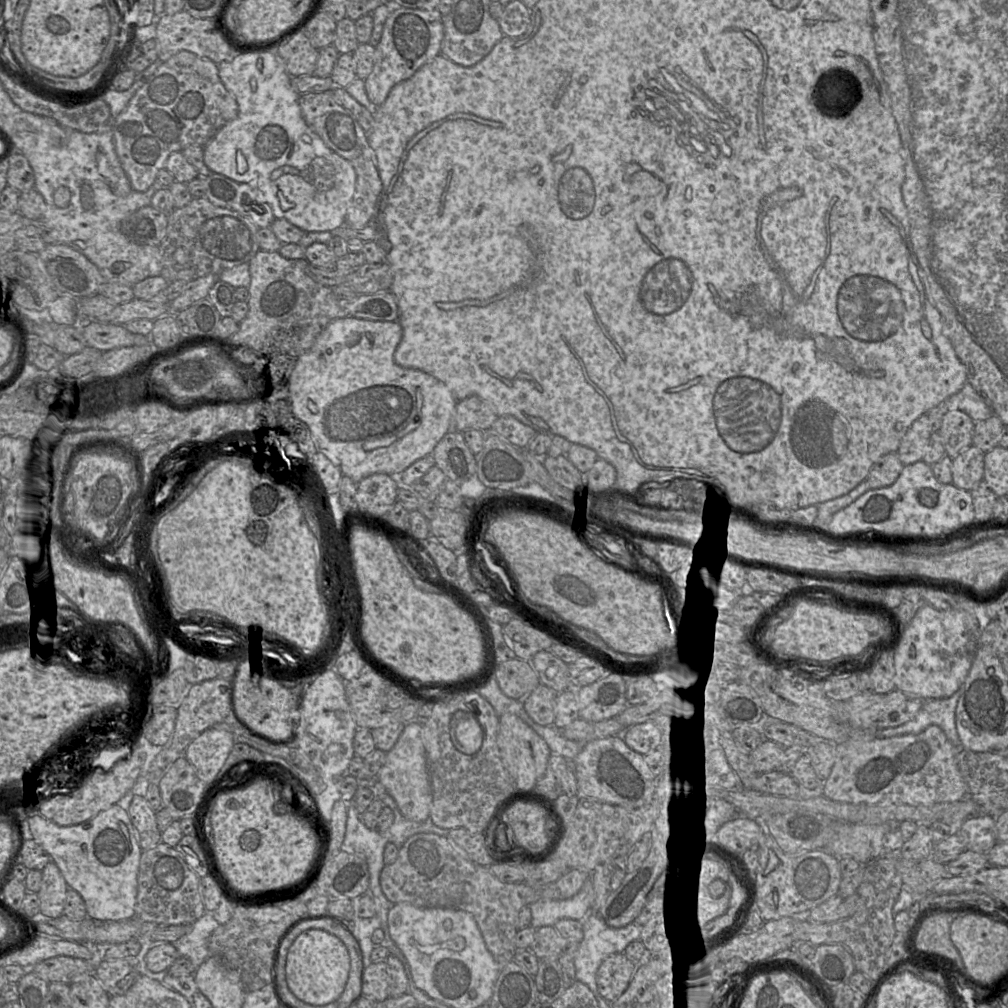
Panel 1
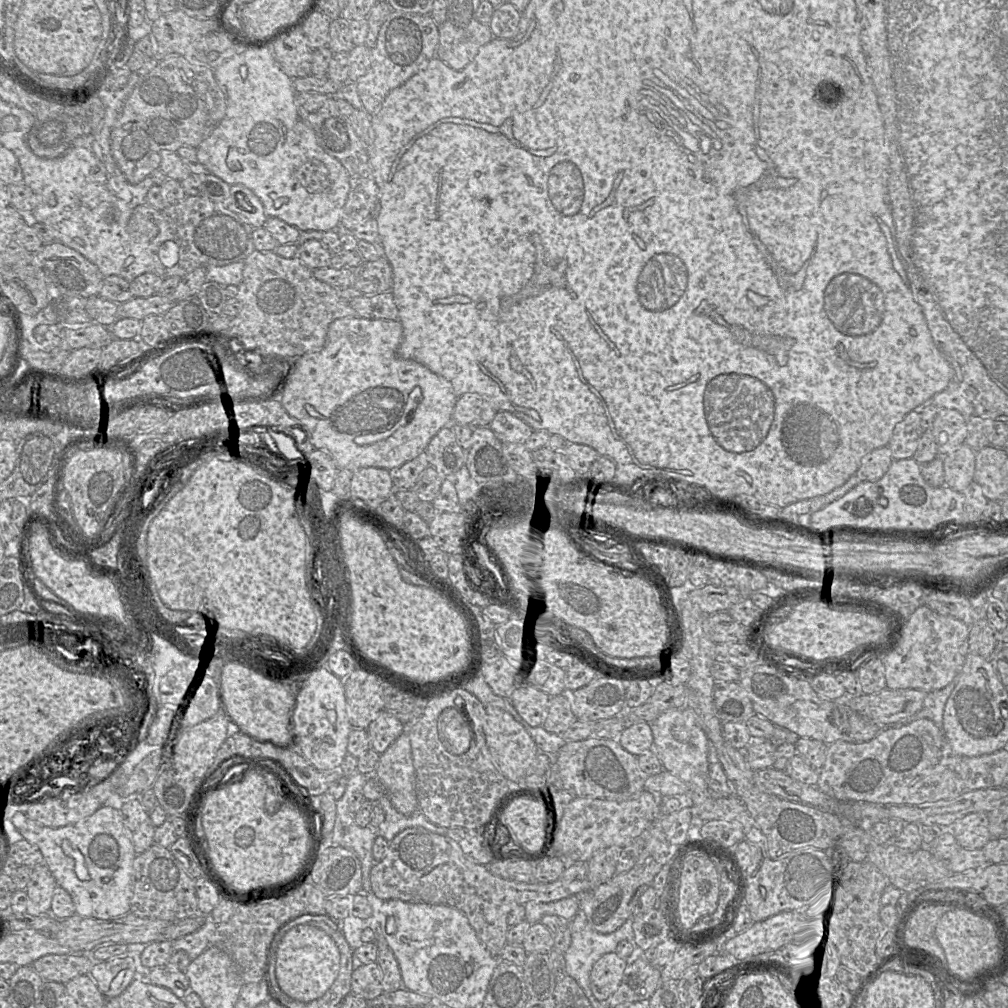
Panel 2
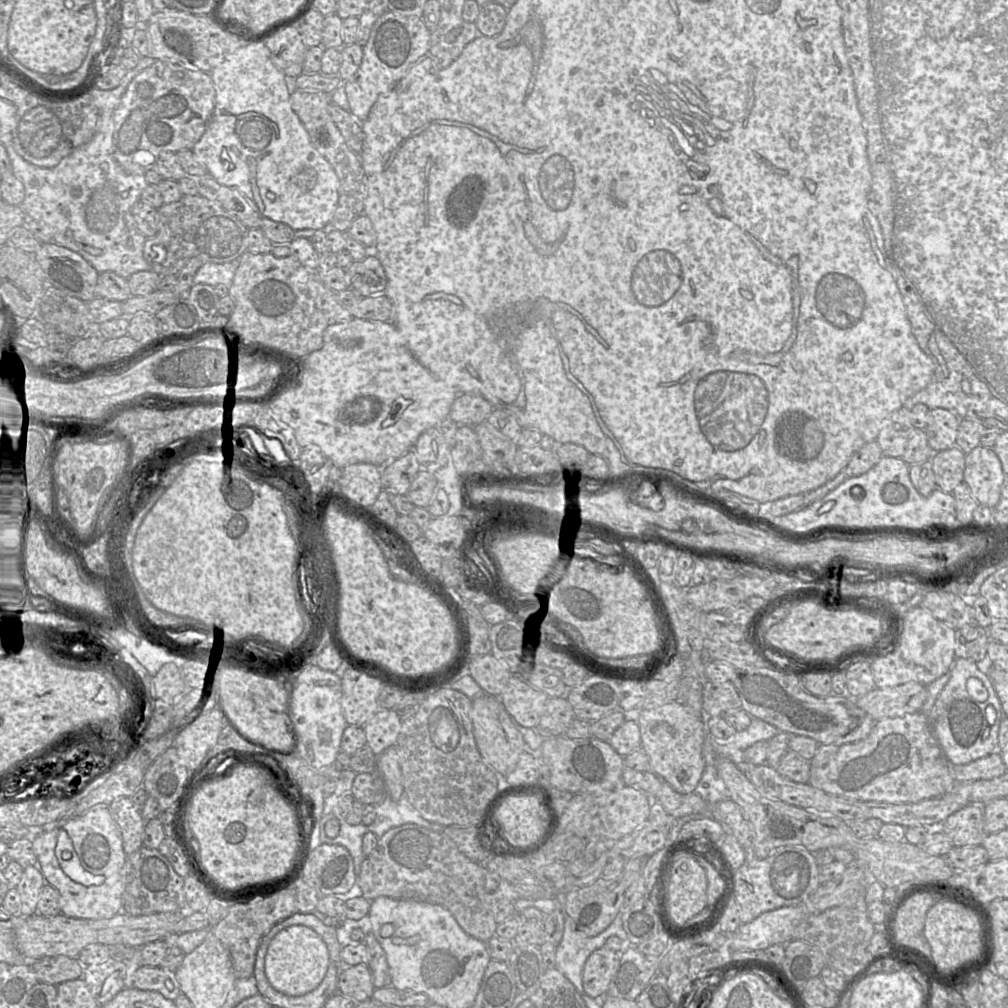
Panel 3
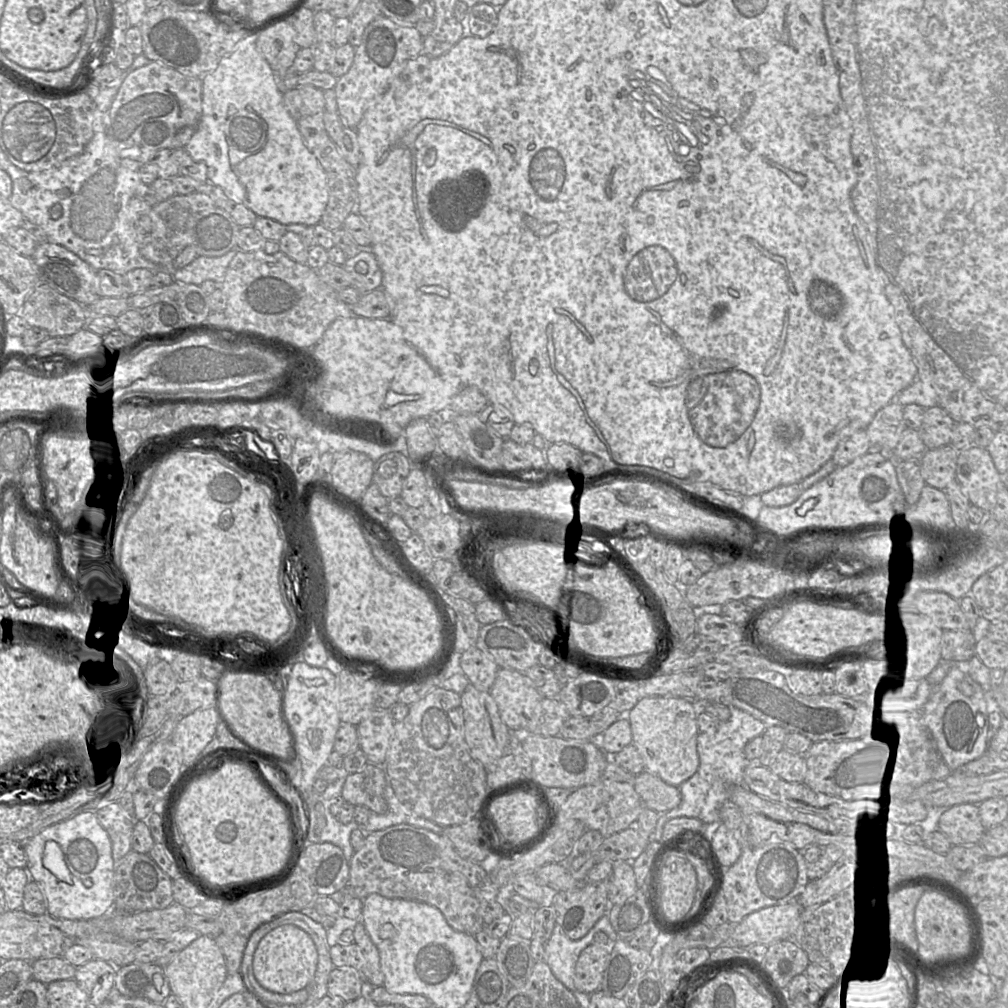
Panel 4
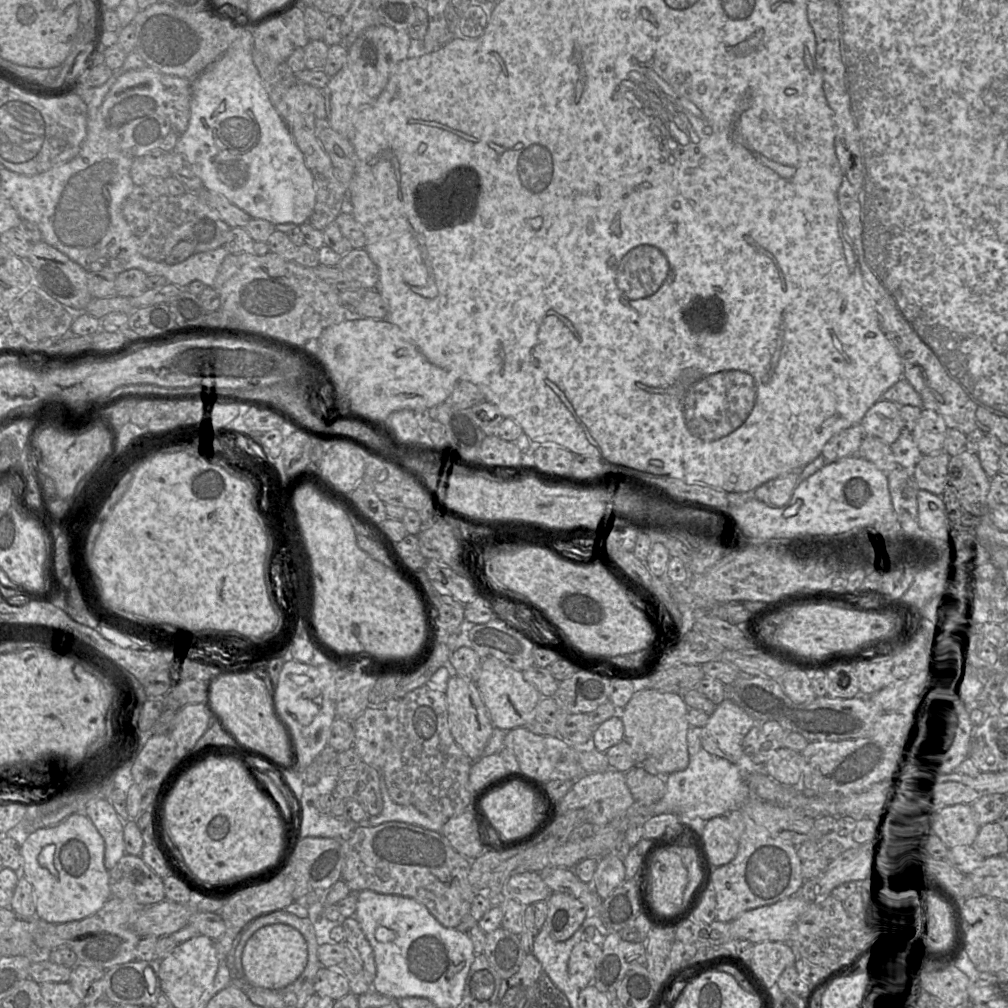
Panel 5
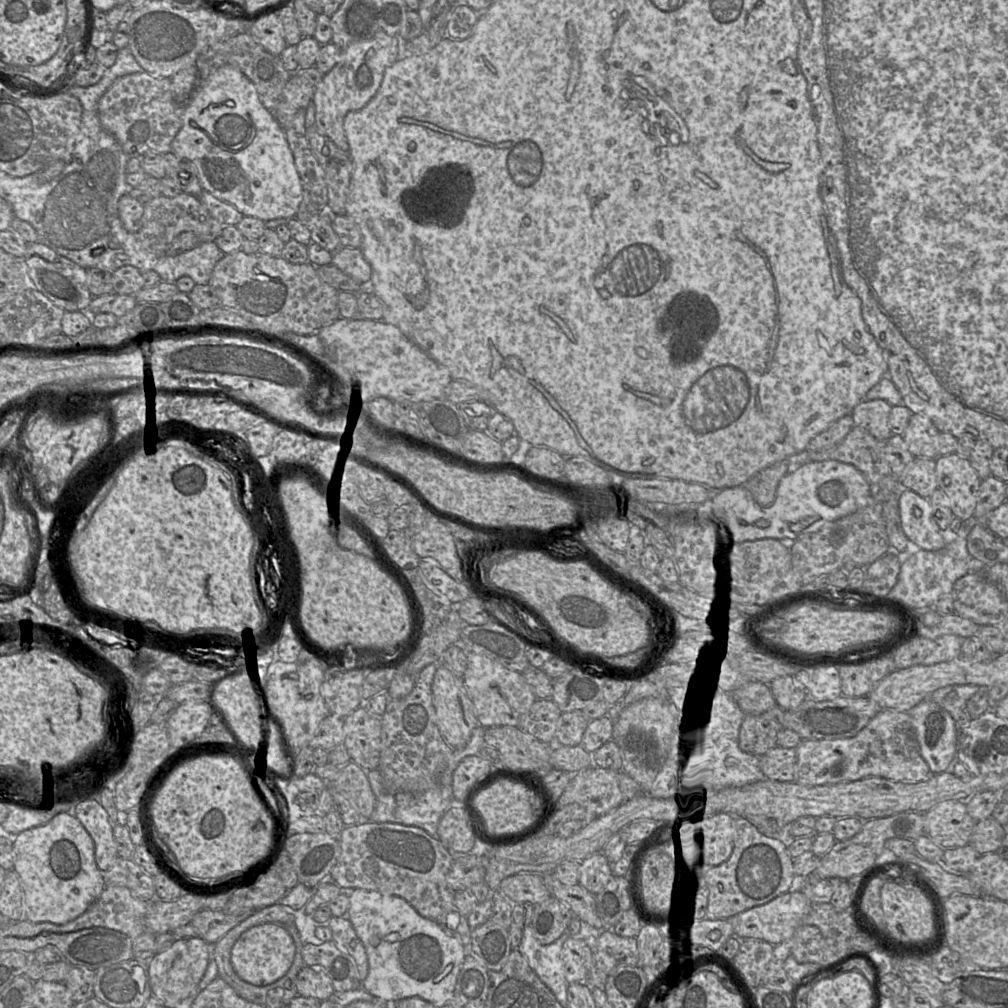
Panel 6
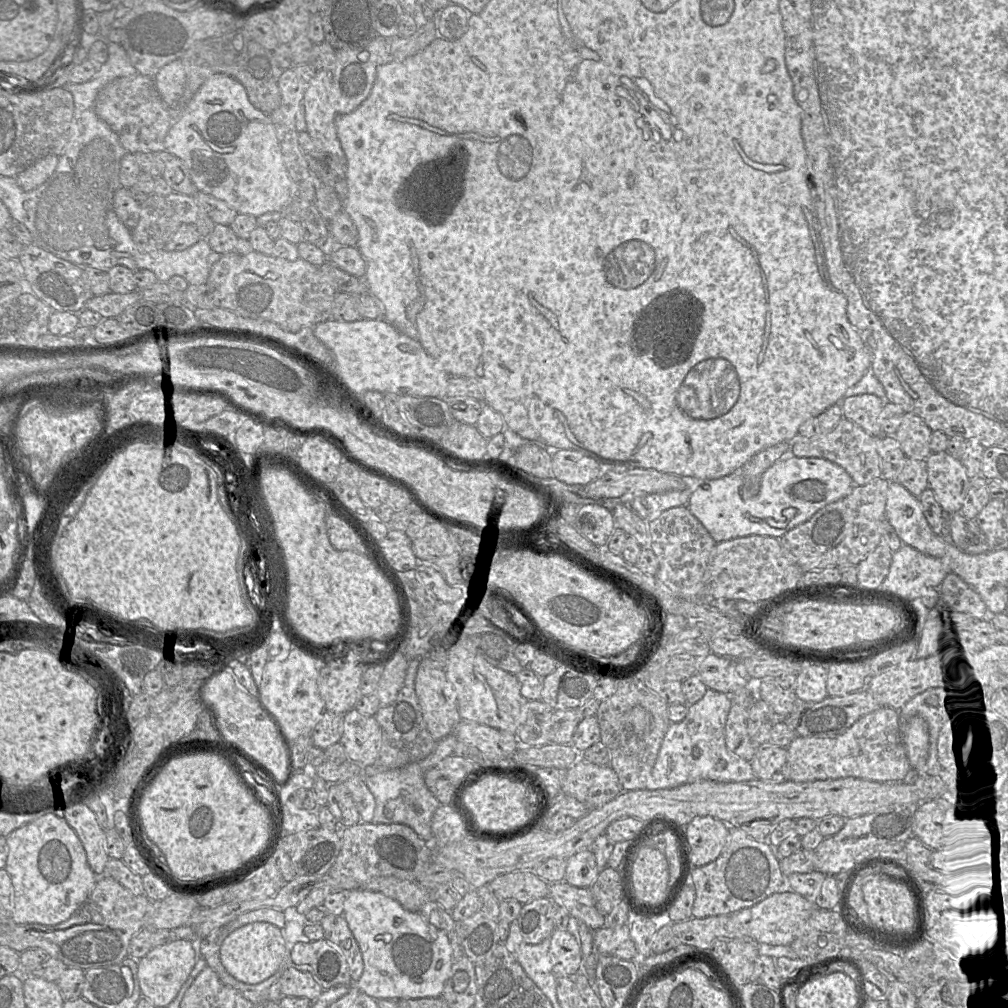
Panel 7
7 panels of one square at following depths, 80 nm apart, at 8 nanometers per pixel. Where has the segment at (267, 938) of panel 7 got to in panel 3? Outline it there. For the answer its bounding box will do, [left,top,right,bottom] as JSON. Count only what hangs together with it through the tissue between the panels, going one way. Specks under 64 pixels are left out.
[264,925,329,996]

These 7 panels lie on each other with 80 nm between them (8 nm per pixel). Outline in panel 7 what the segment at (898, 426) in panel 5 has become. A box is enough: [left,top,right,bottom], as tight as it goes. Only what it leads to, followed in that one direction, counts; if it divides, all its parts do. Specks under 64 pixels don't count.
[839,395,885,437]

